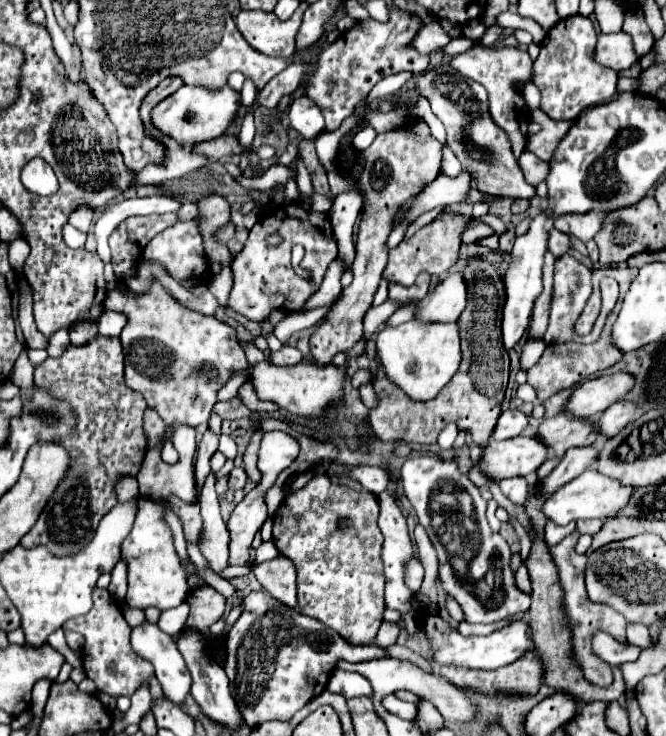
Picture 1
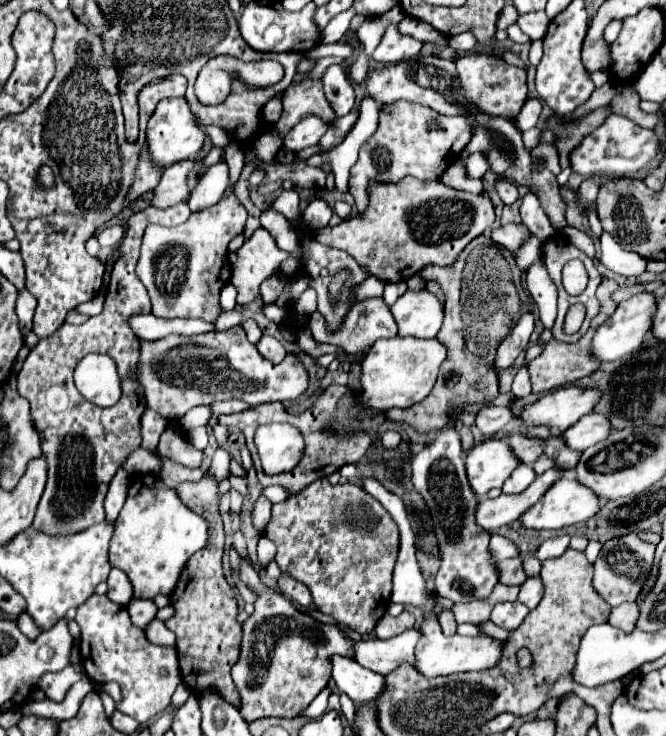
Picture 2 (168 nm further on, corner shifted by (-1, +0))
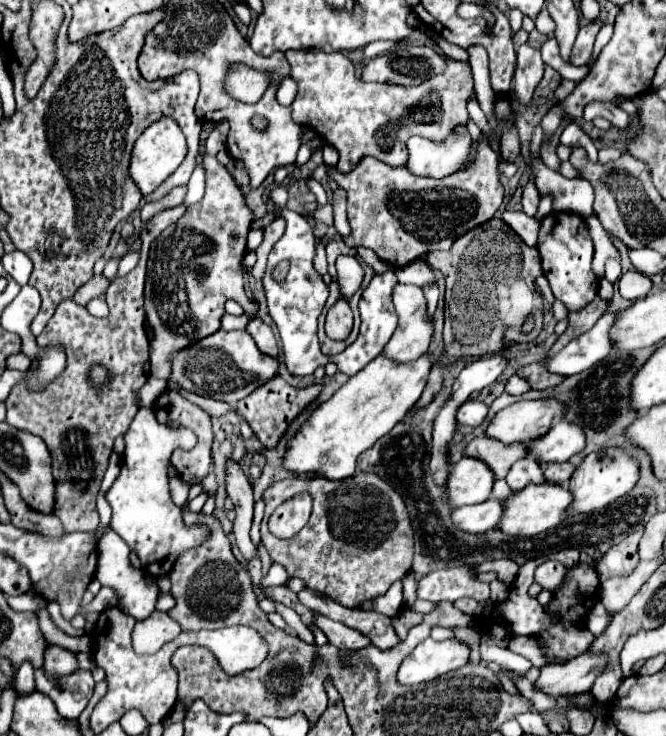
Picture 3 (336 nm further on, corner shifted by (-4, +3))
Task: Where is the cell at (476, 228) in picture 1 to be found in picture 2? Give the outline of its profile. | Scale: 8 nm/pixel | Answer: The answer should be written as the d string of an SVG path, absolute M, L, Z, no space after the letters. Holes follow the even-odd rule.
M505 224L501 228L495 228L491 234L493 242L497 242L499 246L505 246L509 250L519 250L521 244L529 236L533 236L533 234L529 232L529 228L525 224Z

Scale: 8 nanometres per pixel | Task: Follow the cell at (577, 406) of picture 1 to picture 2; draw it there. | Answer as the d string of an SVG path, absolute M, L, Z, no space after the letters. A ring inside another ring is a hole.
M567 386L555 392L547 392L539 400L527 404L519 418L525 428L547 426L551 436L563 434L569 426L573 426L583 414L591 412L599 402L599 390Z

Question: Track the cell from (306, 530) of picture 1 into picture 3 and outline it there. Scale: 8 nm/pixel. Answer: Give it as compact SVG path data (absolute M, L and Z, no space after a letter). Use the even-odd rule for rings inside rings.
M356 473L350 479L330 481L314 479L282 479L266 489L266 513L262 519L262 543L266 545L272 561L300 577L314 591L328 595L344 607L360 609L366 599L378 599L388 587L402 579L412 565L414 533L410 527L406 505L402 497L378 475ZM308 491L314 497L312 515L306 527L290 539L274 537L266 523L272 511L280 505L280 493Z

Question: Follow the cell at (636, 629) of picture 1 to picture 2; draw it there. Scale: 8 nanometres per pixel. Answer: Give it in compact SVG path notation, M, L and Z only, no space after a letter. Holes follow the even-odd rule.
M623 602L621 606L611 608L609 624L617 626L625 632L631 632L635 628L635 618L639 616L639 604L637 602Z

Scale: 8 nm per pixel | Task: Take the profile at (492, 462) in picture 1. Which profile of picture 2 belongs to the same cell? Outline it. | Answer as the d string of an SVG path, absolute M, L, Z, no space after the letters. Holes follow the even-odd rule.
M487 440L471 448L465 458L465 468L473 494L481 498L491 488L501 488L517 464L505 440Z

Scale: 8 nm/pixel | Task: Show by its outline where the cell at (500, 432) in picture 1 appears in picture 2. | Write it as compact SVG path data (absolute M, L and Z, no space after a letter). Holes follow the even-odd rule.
M485 404L481 406L481 410L475 416L475 426L483 432L483 434L493 434L503 430L515 416L511 414L509 408L497 408L493 404Z

